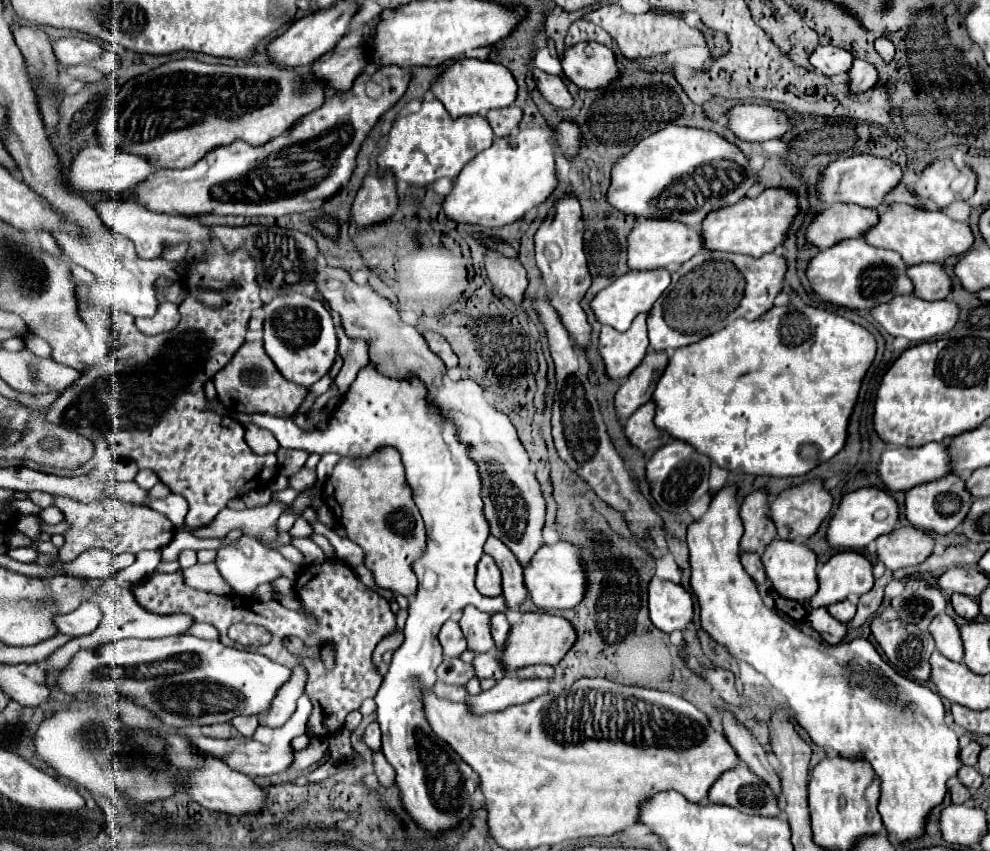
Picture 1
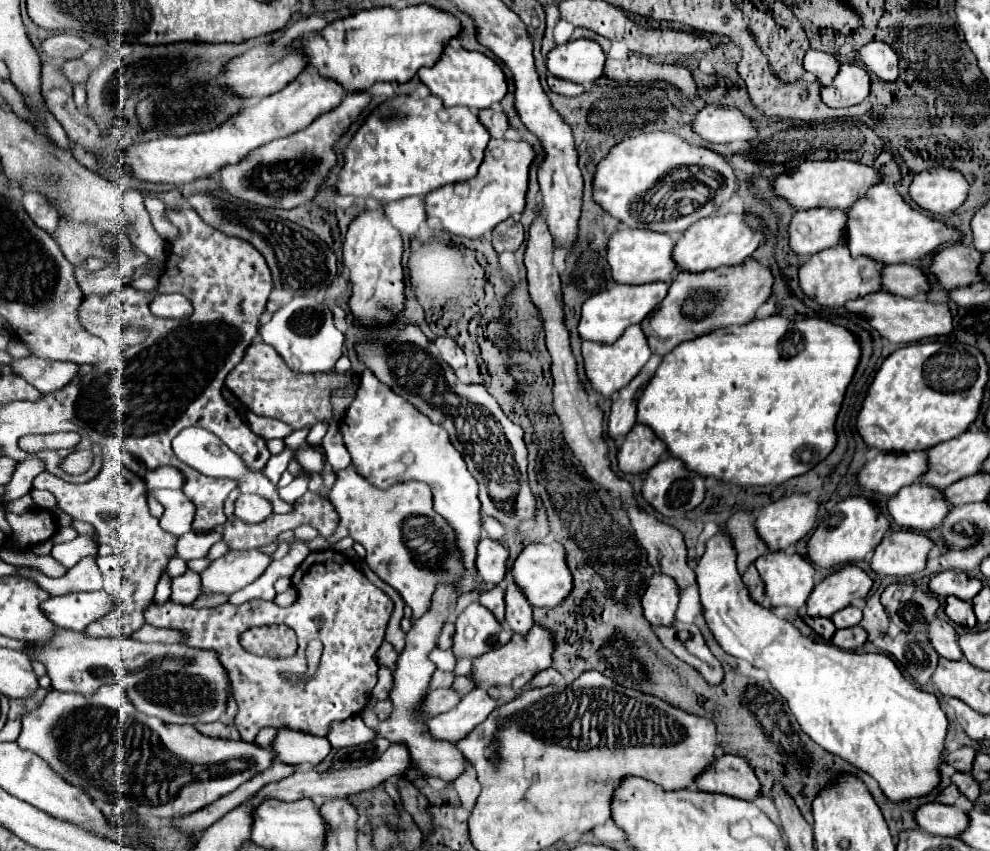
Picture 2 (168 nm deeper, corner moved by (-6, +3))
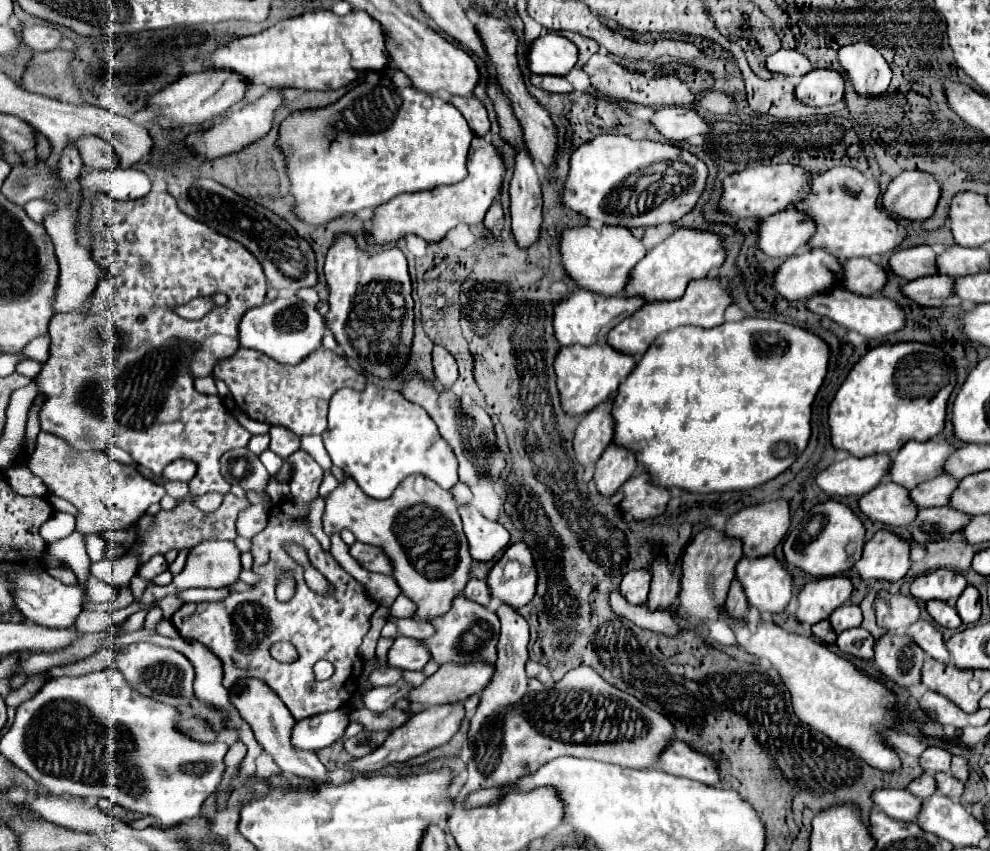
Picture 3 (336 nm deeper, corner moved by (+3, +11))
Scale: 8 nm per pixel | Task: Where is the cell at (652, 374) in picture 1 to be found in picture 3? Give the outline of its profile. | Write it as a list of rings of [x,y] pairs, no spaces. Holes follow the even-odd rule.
[[[609,396],[605,402],[597,404],[587,416],[581,418],[577,432],[575,432],[575,454],[583,466],[589,462],[595,462],[601,458],[603,450],[611,444],[613,440],[613,430],[615,430],[615,420],[611,414],[613,408],[613,396]]]

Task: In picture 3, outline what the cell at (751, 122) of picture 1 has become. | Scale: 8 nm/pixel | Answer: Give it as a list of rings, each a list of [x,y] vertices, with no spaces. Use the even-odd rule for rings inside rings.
[[[665,106],[653,116],[651,124],[671,142],[683,142],[691,136],[711,132],[711,124],[697,110],[687,106]]]

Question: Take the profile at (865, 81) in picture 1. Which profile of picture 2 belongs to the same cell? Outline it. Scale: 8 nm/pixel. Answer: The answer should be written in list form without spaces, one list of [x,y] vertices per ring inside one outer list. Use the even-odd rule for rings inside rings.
[[[842,64],[836,78],[822,88],[820,96],[830,108],[860,104],[870,92],[868,72],[856,64]]]

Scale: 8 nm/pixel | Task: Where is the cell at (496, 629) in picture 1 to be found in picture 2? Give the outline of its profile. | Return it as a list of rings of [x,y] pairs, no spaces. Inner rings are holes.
[[[494,586],[492,590],[480,594],[480,604],[486,606],[502,626],[506,626],[506,620],[504,620],[504,590],[500,586]]]

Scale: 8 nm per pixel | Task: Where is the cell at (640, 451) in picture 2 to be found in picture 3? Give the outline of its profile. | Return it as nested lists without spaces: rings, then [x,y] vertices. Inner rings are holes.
[[[611,442],[597,462],[593,484],[603,496],[615,494],[625,480],[629,480],[639,470],[635,452]]]

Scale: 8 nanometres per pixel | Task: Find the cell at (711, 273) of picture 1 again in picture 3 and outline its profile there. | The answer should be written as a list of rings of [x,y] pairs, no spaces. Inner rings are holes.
[[[701,278],[701,280],[691,280],[687,284],[685,294],[679,300],[661,300],[661,302],[647,302],[645,306],[641,306],[633,316],[625,318],[621,324],[617,324],[609,334],[607,340],[609,344],[613,344],[613,348],[621,348],[621,352],[631,352],[635,354],[643,354],[659,334],[673,330],[677,326],[685,326],[685,324],[693,324],[693,326],[705,326],[705,328],[713,328],[723,324],[723,312],[727,310],[727,306],[733,302],[731,292],[723,286],[723,282],[719,278]]]

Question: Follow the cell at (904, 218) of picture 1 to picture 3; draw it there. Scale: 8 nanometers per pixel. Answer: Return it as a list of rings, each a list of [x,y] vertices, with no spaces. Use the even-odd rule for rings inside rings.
[[[831,168],[817,174],[809,196],[801,204],[795,204],[795,208],[807,212],[817,224],[817,232],[809,242],[809,248],[825,248],[825,252],[837,256],[839,260],[887,254],[895,250],[907,238],[907,232],[877,202],[879,196],[879,182],[865,178],[865,174],[857,168]]]

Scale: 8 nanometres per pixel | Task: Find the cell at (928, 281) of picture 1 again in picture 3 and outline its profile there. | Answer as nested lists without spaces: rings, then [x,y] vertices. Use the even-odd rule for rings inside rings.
[[[849,258],[843,260],[845,264],[845,288],[849,288],[851,292],[859,292],[863,296],[871,296],[871,294],[881,294],[883,286],[889,280],[889,272],[869,260],[869,258]]]

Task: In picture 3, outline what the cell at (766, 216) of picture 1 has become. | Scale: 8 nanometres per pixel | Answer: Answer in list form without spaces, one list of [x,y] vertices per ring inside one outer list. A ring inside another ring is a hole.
[[[679,228],[653,250],[649,250],[645,260],[641,260],[637,268],[633,268],[633,280],[629,282],[629,288],[625,288],[625,294],[641,294],[645,296],[645,302],[681,298],[689,280],[705,278],[711,270],[719,268],[725,262],[725,258],[727,254],[723,248],[721,234],[701,228]]]

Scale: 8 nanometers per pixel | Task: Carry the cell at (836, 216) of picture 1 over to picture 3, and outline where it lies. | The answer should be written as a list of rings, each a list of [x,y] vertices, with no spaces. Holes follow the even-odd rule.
[[[789,208],[789,210],[781,210],[769,218],[763,220],[763,226],[759,224],[759,248],[771,256],[771,258],[789,258],[795,254],[797,248],[807,246],[807,242],[813,238],[815,234],[815,222],[801,210]]]

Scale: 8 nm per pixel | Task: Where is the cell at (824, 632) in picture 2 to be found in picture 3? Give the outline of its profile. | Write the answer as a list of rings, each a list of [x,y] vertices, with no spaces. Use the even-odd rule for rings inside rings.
[[[821,620],[819,624],[813,624],[813,636],[817,636],[821,642],[835,642],[837,632],[831,628],[829,620]]]

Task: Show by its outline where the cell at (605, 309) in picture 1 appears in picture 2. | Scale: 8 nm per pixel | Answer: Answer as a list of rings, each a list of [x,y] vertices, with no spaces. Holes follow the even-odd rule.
[[[654,282],[654,284],[642,284],[642,286],[612,286],[606,292],[598,292],[590,296],[582,304],[582,312],[580,312],[580,322],[578,322],[580,340],[612,344],[616,338],[622,336],[622,332],[628,326],[640,324],[662,302],[666,292],[668,292],[666,282]]]

